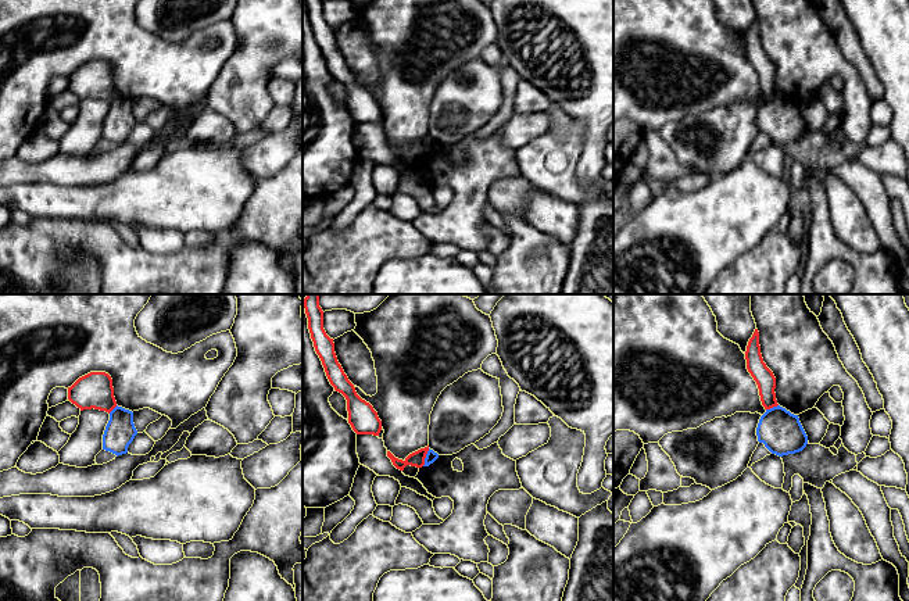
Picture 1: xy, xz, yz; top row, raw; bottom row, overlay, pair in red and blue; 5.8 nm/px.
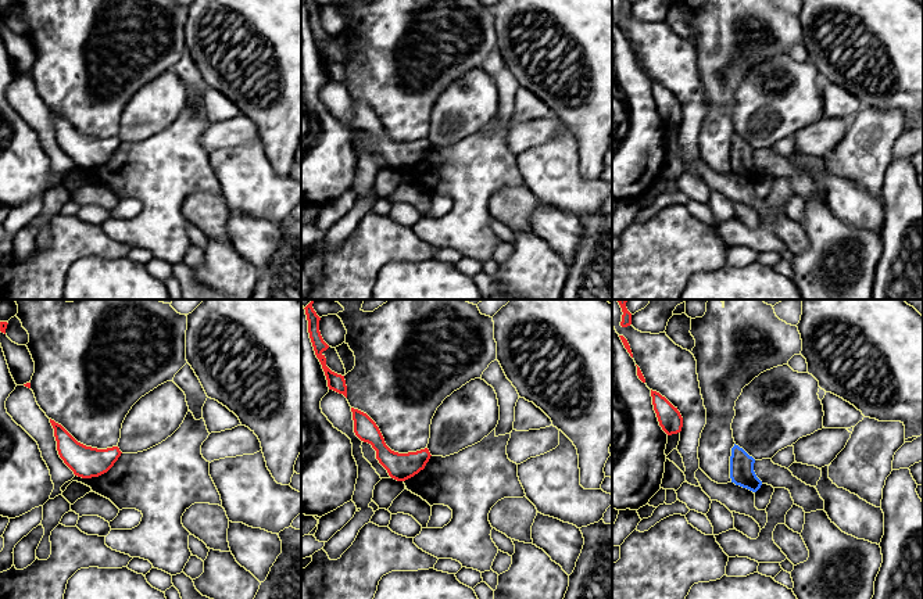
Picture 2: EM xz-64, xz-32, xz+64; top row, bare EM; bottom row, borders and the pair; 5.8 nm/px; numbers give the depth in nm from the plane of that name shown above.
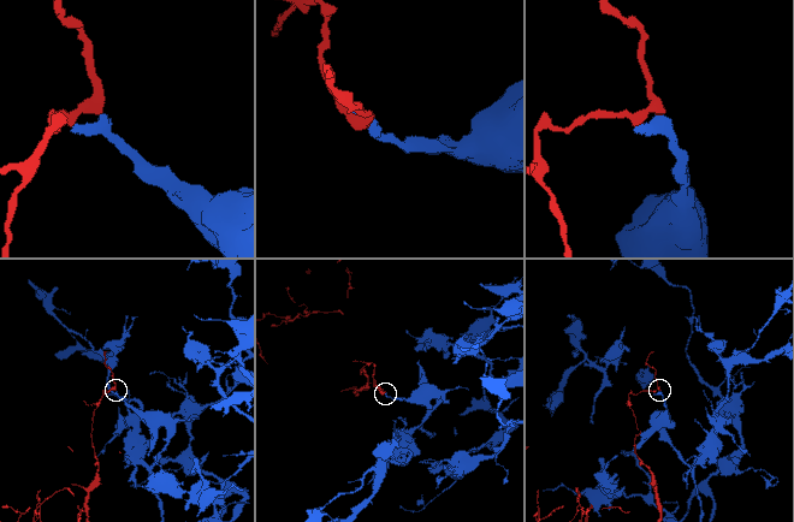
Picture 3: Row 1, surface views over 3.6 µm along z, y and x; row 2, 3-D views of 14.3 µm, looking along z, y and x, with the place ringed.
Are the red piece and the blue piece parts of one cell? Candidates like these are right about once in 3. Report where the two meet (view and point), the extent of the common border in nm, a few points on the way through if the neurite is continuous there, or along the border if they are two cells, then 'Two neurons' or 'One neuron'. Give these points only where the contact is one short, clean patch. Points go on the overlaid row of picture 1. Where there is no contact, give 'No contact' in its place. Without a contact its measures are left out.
Touches red at xz (425, 457). Shared border 110 nm. Two neurons

